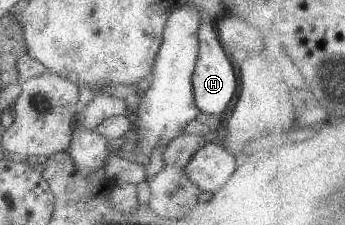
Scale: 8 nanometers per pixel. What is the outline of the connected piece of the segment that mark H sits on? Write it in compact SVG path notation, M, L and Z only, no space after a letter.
M205 16L199 26L197 32L197 57L194 65L194 70L191 74L191 83L193 86L193 95L195 105L198 107L199 112L206 114L214 114L218 117L222 114L228 106L228 102L234 96L236 90L236 78L232 72L232 66L228 58L224 55L220 43L216 38L213 19Z

